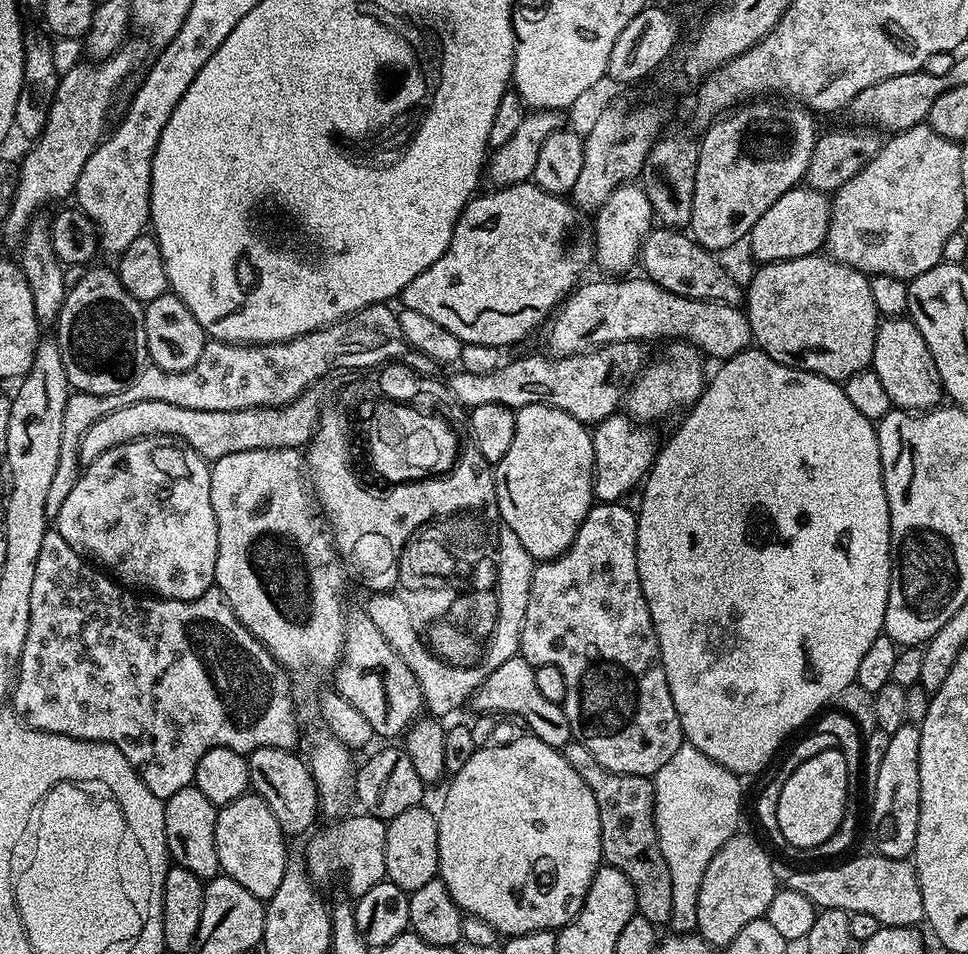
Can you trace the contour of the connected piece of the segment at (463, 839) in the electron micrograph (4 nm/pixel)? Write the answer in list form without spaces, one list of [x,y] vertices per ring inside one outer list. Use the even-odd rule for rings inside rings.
[[[523,734],[517,740],[508,740],[505,744],[493,742],[487,746],[477,747],[474,754],[470,754],[466,766],[462,766],[462,770],[458,770],[447,781],[448,789],[444,792],[444,805],[438,808],[436,821],[438,822],[438,866],[440,871],[438,878],[446,886],[446,890],[450,890],[450,898],[454,898],[454,902],[458,905],[461,912],[473,916],[474,918],[482,918],[482,922],[486,922],[490,926],[494,926],[494,930],[501,937],[521,936],[522,934],[530,934],[531,932],[551,932],[565,928],[566,925],[582,910],[586,894],[590,890],[590,882],[594,878],[594,874],[602,866],[602,838],[600,837],[600,819],[598,818],[598,802],[594,802],[594,794],[590,794],[590,786],[586,786],[586,782],[582,782],[582,774],[578,774],[578,770],[574,770],[574,766],[570,766],[570,762],[566,762],[563,751],[554,746],[546,746],[546,742],[542,742],[534,735]]]

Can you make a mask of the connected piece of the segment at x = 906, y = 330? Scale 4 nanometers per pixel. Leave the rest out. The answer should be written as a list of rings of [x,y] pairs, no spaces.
[[[894,316],[881,319],[880,326],[876,329],[870,368],[878,374],[886,394],[890,394],[890,402],[897,409],[906,412],[927,412],[945,399],[946,393],[940,381],[938,366],[934,366],[930,346],[926,346],[922,330],[918,330],[911,318]]]

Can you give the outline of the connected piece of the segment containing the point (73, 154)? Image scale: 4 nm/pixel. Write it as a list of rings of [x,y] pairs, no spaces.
[[[129,39],[112,56],[99,62],[83,62],[77,68],[72,68],[68,73],[60,76],[60,85],[54,94],[54,102],[50,106],[50,118],[46,118],[46,128],[36,140],[31,141],[28,153],[24,156],[20,168],[18,164],[18,175],[15,177],[16,192],[12,196],[12,205],[8,211],[6,222],[2,226],[2,232],[8,236],[23,237],[32,217],[41,211],[43,204],[51,200],[64,200],[73,195],[78,182],[78,174],[82,174],[82,166],[86,166],[86,158],[96,149],[100,143],[106,127],[104,123],[108,120],[108,111],[112,108],[112,99],[120,88],[120,83],[135,70],[144,56],[144,50],[136,40]]]

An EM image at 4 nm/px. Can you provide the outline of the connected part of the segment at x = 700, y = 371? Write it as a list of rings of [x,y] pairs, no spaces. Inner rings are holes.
[[[668,342],[663,348],[664,353],[656,361],[653,359],[647,366],[639,369],[636,379],[632,381],[632,386],[626,393],[627,415],[637,422],[664,420],[679,408],[681,410],[691,408],[697,398],[704,393],[706,360],[700,349],[683,342]]]

